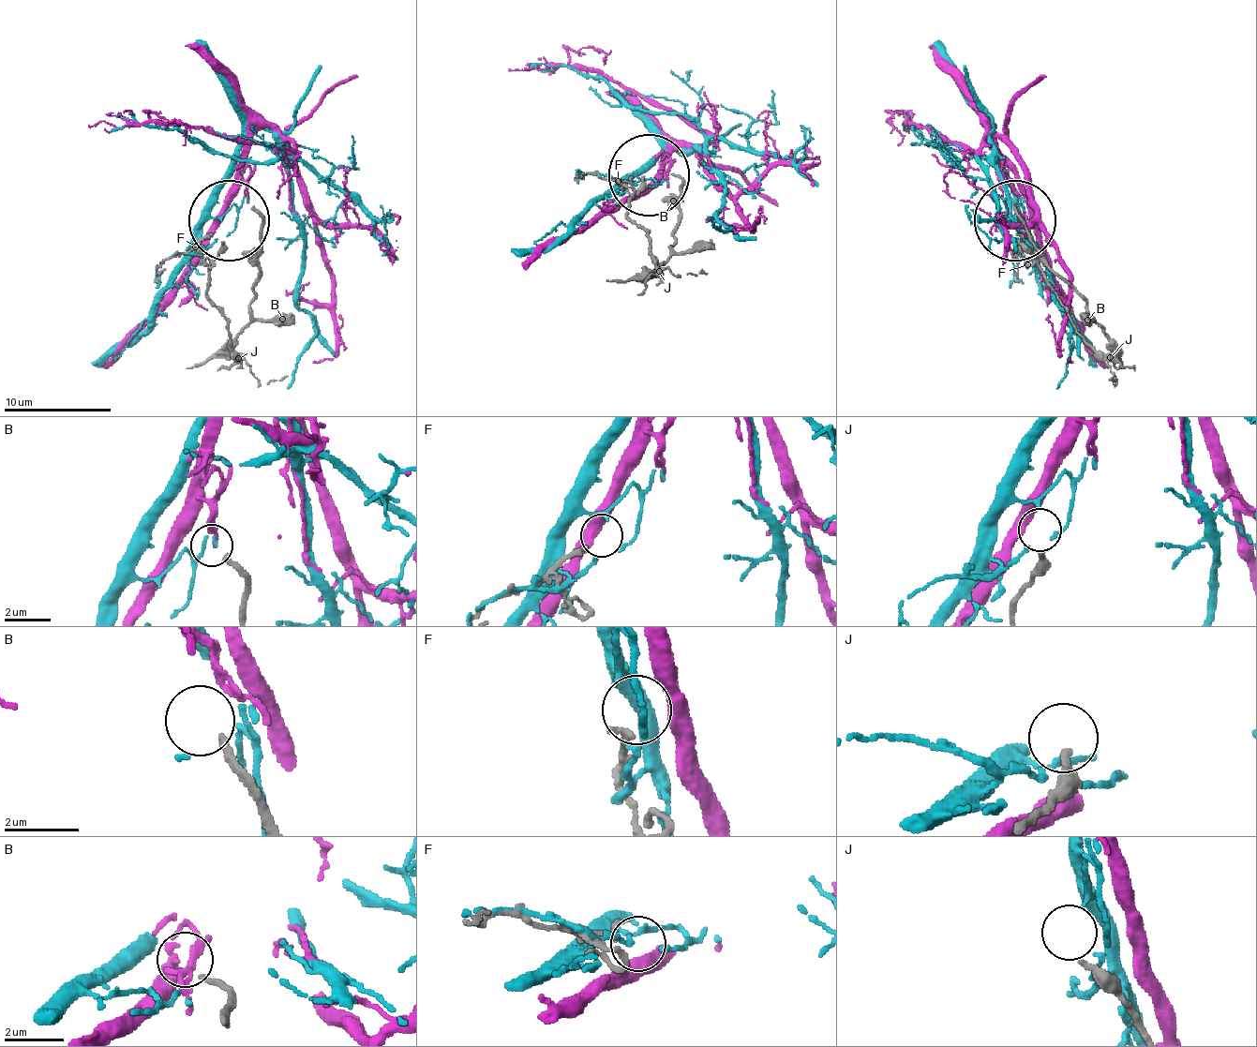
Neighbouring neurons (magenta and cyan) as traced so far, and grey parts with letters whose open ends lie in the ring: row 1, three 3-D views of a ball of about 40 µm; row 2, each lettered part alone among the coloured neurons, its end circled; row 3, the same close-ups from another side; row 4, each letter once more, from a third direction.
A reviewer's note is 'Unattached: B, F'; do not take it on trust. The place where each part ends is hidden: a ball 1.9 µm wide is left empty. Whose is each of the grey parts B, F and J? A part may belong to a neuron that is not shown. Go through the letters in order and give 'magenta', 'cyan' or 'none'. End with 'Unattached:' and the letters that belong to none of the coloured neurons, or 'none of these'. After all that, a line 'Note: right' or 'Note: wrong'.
B: none
F: magenta
J: none
Unattached: B, J
Note: wrong

